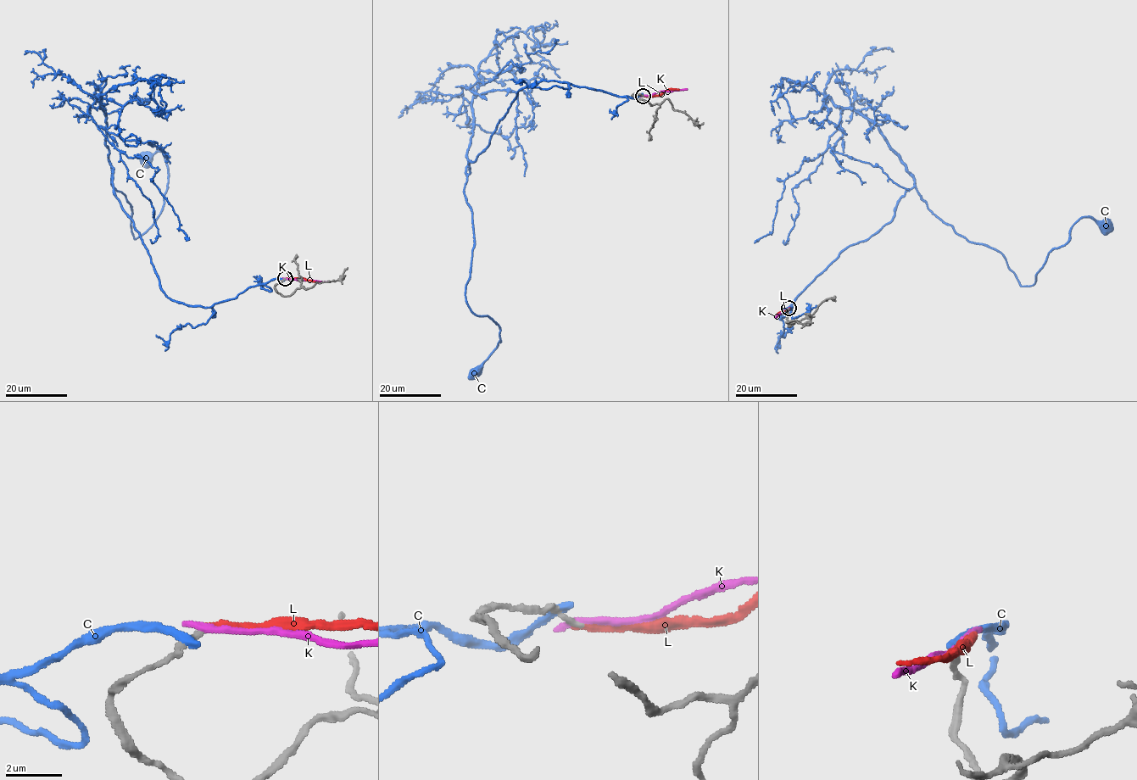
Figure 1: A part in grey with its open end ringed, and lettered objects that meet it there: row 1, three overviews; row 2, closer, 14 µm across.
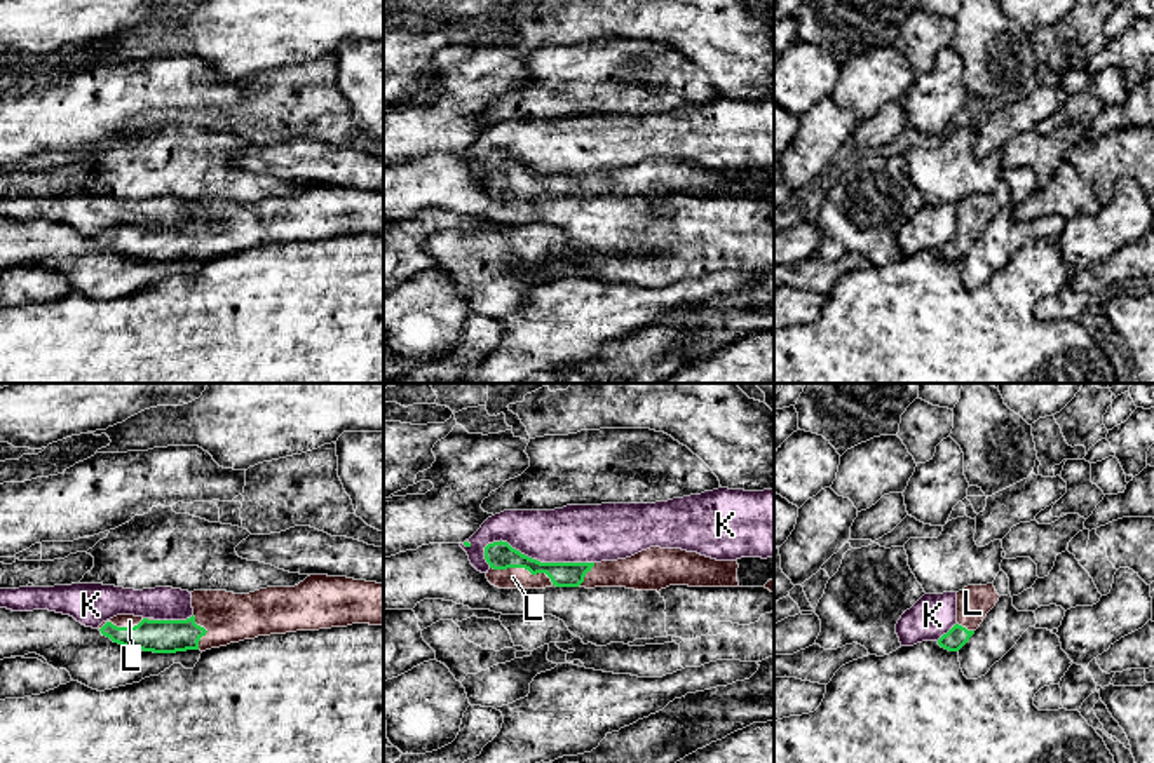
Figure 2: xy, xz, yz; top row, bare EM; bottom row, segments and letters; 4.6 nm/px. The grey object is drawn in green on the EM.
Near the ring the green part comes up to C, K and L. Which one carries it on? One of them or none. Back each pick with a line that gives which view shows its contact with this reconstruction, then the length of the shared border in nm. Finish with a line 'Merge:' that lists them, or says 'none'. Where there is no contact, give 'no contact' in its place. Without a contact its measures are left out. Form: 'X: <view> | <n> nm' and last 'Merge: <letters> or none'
L: xz | 300 nm
Merge: L

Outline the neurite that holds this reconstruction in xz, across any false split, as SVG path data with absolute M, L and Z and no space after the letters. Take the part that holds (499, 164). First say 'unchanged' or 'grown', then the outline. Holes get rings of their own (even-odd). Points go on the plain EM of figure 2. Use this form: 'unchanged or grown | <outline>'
grown | M507 152L485 157L486 188L499 199L626 197L661 200L669 195L739 197L737 169L716 171L682 159L650 157L631 167L601 172L540 172Z

